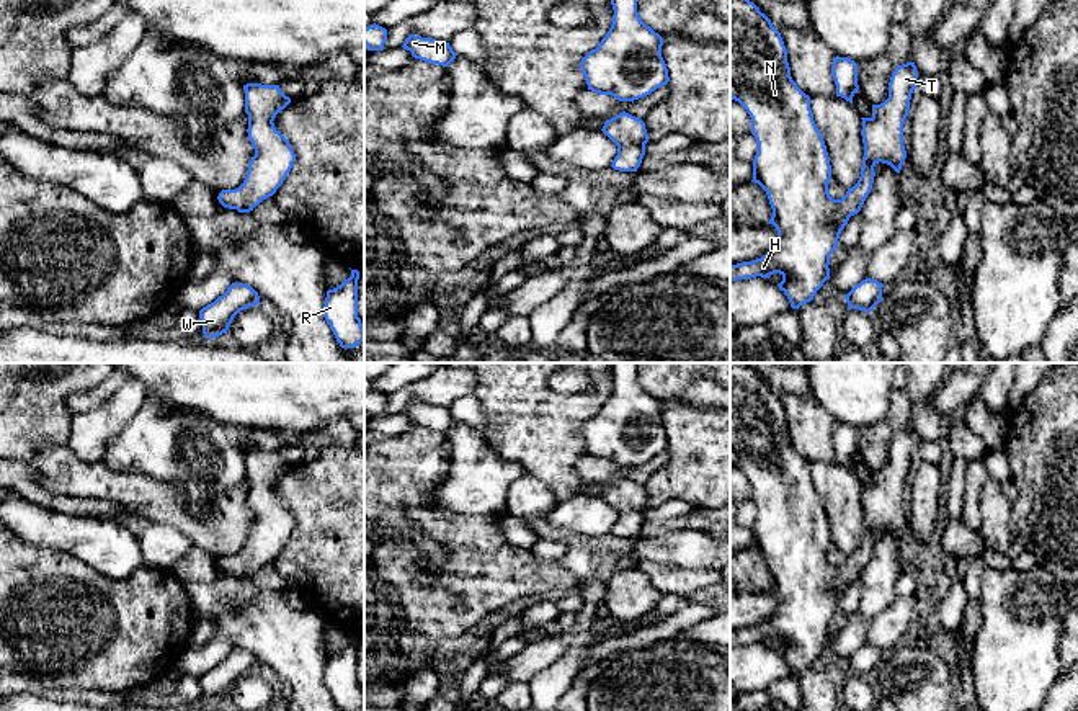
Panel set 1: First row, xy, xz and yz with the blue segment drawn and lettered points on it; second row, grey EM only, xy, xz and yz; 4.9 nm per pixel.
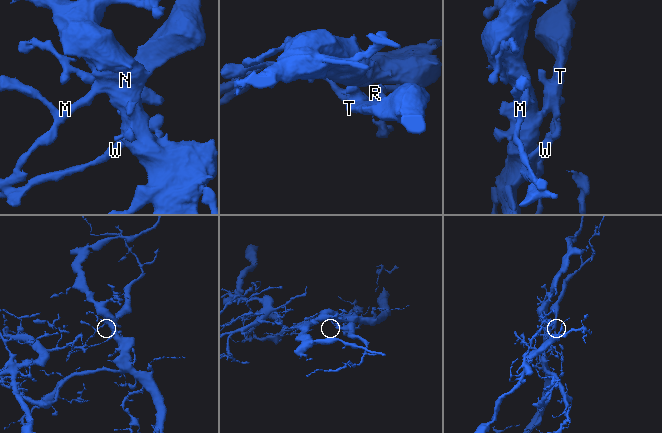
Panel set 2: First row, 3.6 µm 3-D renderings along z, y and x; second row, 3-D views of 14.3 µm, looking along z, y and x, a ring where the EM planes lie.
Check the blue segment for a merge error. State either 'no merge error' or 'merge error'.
no merge error

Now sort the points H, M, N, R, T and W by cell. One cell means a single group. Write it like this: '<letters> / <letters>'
H M N R T W

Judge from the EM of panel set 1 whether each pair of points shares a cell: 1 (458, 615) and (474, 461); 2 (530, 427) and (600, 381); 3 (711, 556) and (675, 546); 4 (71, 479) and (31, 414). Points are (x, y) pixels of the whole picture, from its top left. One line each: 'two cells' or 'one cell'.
1: two cells
2: one cell
3: one cell
4: two cells

